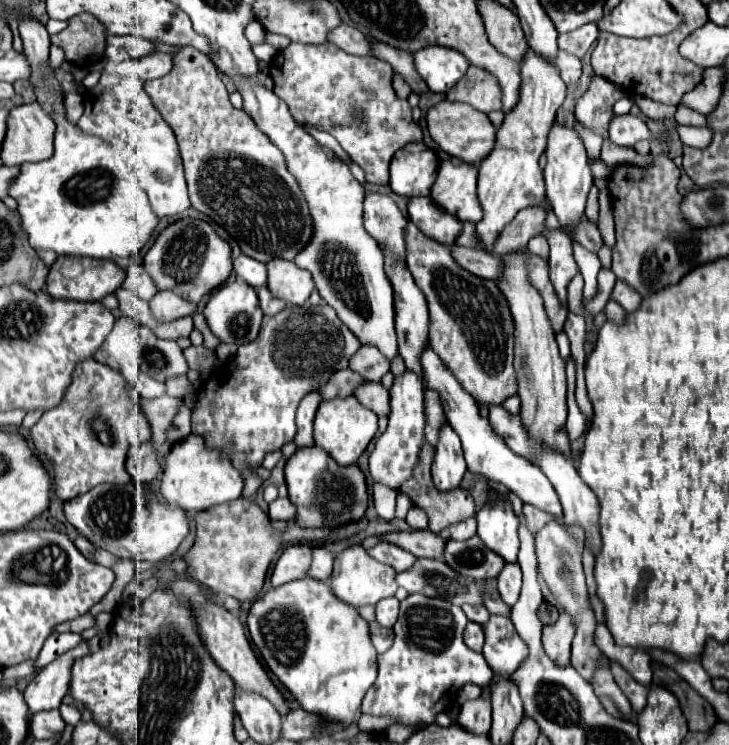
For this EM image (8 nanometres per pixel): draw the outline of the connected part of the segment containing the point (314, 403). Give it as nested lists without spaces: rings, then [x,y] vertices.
[[[312,392],[308,396],[304,396],[304,400],[298,406],[298,414],[296,414],[296,424],[298,424],[298,434],[294,438],[296,446],[312,446],[314,438],[312,438],[312,422],[316,416],[316,410],[320,406],[322,398],[320,392]]]

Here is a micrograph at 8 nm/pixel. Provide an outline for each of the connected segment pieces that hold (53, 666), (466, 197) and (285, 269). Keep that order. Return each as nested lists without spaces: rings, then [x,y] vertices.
[[[82,642],[76,648],[60,654],[54,662],[44,666],[34,680],[26,686],[24,700],[30,708],[30,712],[40,710],[54,710],[62,704],[62,698],[70,690],[70,668],[76,658],[82,658],[88,654],[88,644]]]
[[[444,160],[438,170],[438,178],[432,186],[430,198],[446,212],[456,214],[460,222],[476,224],[482,216],[482,208],[476,200],[478,170],[468,162]]]
[[[280,258],[270,260],[266,268],[268,268],[266,286],[276,298],[296,306],[302,306],[308,300],[310,292],[314,290],[312,276],[308,274],[308,270],[300,270],[294,262]]]

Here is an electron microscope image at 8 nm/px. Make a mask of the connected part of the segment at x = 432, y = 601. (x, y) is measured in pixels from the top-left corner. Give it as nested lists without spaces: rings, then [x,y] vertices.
[[[410,594],[400,602],[400,616],[394,626],[394,646],[378,656],[378,678],[362,700],[362,712],[372,716],[392,716],[400,724],[432,724],[436,714],[450,706],[456,692],[472,682],[488,686],[494,672],[480,652],[472,652],[462,642],[468,618],[460,606],[442,598]]]

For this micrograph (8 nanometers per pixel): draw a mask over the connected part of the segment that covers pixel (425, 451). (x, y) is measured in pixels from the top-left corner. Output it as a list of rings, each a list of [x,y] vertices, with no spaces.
[[[428,442],[422,444],[422,450],[420,450],[420,460],[412,472],[412,476],[400,484],[400,492],[404,492],[406,496],[410,496],[412,504],[422,508],[426,514],[428,514],[428,520],[430,520],[430,530],[432,532],[440,532],[442,528],[446,528],[448,524],[456,524],[460,520],[466,520],[470,516],[474,516],[476,508],[474,508],[474,498],[472,498],[472,492],[470,490],[464,490],[464,488],[452,488],[452,490],[438,490],[432,482],[432,476],[430,476],[430,464],[432,464],[432,446]]]

